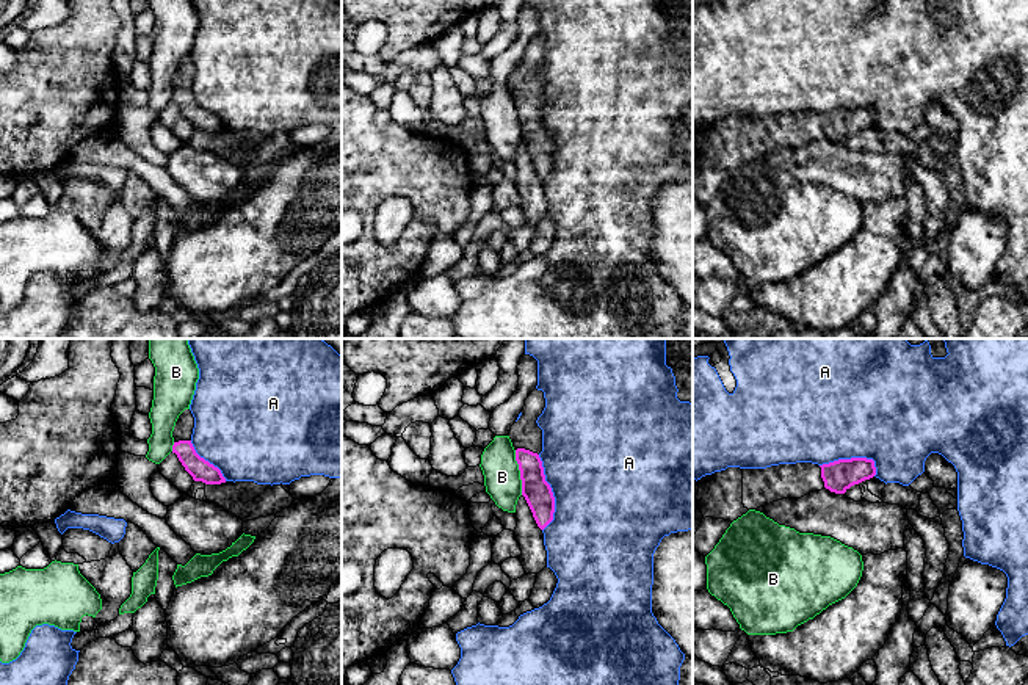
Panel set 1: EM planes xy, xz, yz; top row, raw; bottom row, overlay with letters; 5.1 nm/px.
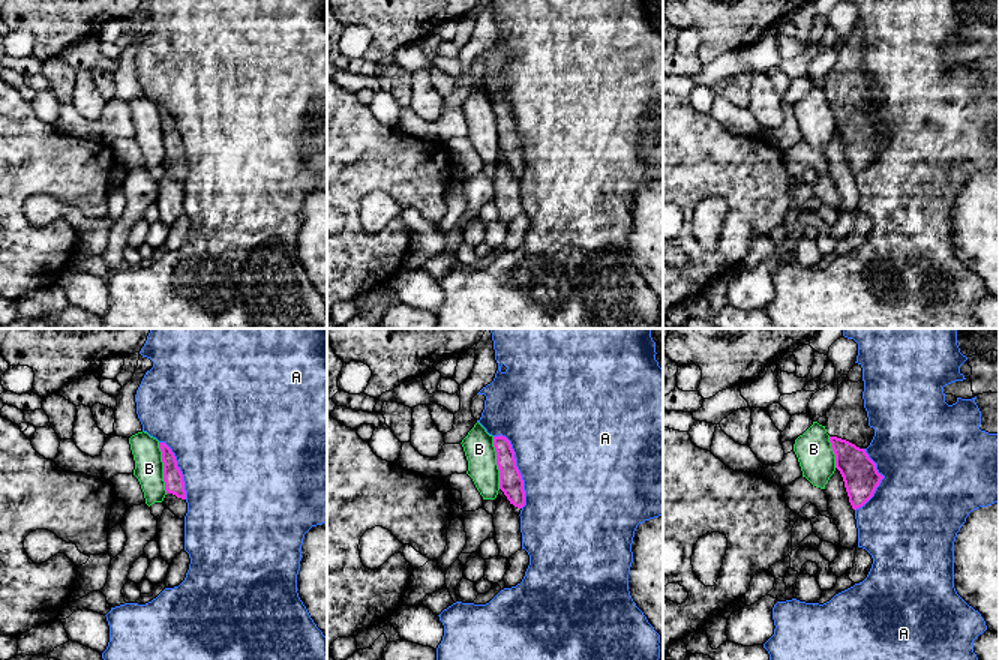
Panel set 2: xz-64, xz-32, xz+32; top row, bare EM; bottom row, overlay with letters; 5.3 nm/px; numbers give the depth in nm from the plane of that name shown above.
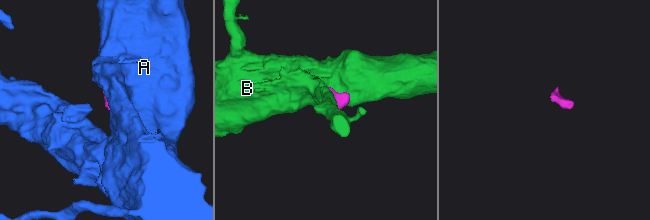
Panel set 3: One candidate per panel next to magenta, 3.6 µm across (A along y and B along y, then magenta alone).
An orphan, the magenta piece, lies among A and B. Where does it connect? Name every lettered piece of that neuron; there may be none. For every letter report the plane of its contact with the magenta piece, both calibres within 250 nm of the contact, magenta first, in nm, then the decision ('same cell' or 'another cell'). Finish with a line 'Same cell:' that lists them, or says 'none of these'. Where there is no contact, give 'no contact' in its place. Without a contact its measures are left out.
A: xz | 140/500 nm | another cell
B: xz | 140/190 nm | another cell
Same cell: none of these

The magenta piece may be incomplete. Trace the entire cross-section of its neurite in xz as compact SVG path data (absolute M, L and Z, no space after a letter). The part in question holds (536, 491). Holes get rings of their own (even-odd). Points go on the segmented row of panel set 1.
M534 389L525 400L520 419L509 431L520 470L522 495L541 530L553 520L555 513L555 497L550 484L545 481L542 461L539 458L542 451L542 429L538 426L536 420L544 408L544 392Z

